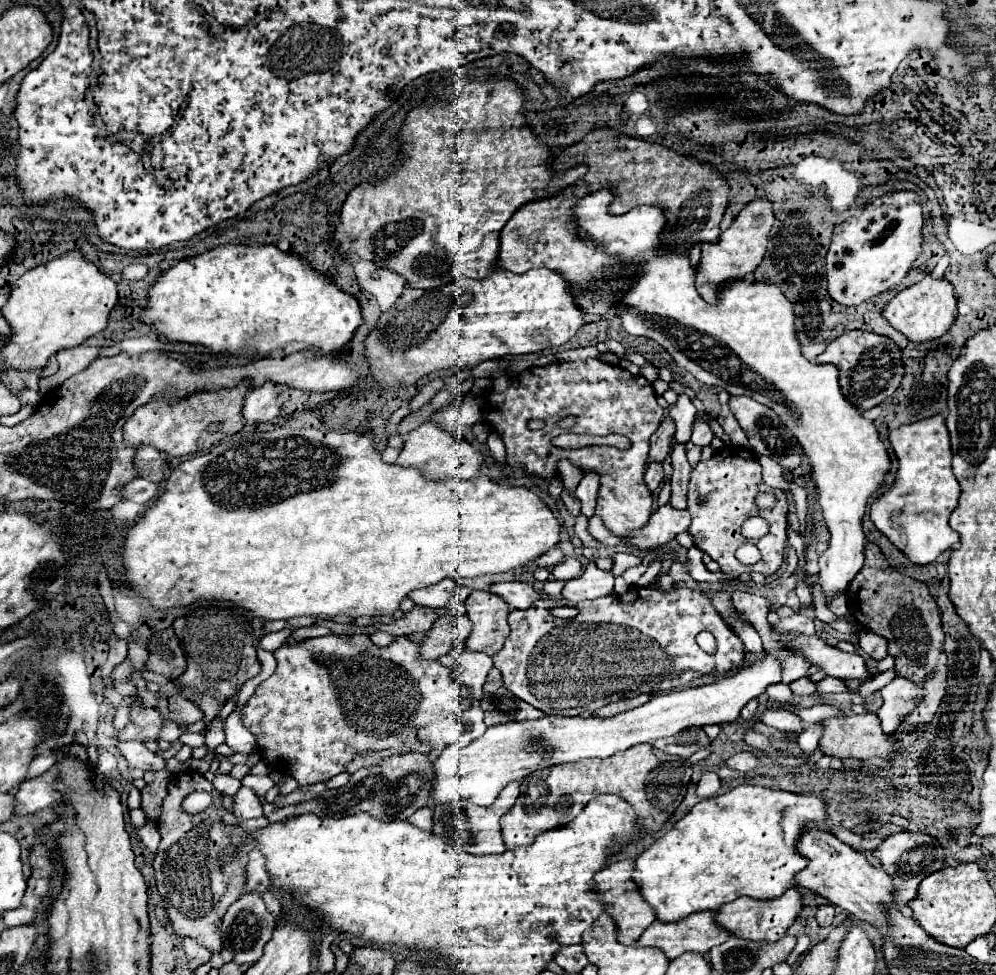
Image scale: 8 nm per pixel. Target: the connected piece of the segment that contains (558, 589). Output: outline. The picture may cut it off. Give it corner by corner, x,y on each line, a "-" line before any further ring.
549,581
546,582
544,587
543,587
543,591
544,593
551,598
554,599
561,599
562,598
562,589
564,587
564,582
562,581

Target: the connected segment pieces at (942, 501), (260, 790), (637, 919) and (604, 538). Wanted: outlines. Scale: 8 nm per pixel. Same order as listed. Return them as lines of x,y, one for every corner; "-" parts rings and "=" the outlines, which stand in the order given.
933,416
915,424
907,424
901,426
893,432
889,432
889,442
895,450
895,456
899,460
899,468
897,468
897,476
893,486
881,494
879,498
875,498
871,502
871,512
869,518
875,524
875,528
885,534
889,538
889,542
899,548
913,564
931,564
937,560
939,554
943,554
945,550
953,550
959,546
959,534
949,526
949,516
957,506
961,488
957,478
951,472
951,444
949,444
949,432
945,426
943,416
=
245,776
241,782
243,782
243,786
253,788
257,796
265,796
265,792
275,786
275,782
269,776
=
619,860
611,862
603,870
595,874
595,892
599,894
599,900
605,904
605,912
615,920
617,926
617,938
621,944
635,944
635,940
643,934
643,930
655,922
653,908
643,902
639,888
631,880
631,870
633,870
633,860
=
593,516
593,518
589,520
587,530
589,530
589,534
591,534
595,540
599,540
599,542
605,544
605,546
617,546
617,544
619,544
619,536
611,536
611,532
607,532
607,528
605,528
605,524
599,520
599,516

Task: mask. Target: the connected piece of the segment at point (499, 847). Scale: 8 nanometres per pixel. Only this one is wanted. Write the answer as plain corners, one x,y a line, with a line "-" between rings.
511,782
501,790
497,800
487,808
475,806
475,804
469,804
469,802
463,802
463,800
459,800
459,804
437,806
435,816
433,816
433,824
435,824
433,834
439,836
441,840
445,840
447,844
467,852
467,854
477,854
477,856
501,854
501,852
505,852
505,844
503,844
499,818
503,814
507,814
509,808
513,808
517,796
519,796
519,782

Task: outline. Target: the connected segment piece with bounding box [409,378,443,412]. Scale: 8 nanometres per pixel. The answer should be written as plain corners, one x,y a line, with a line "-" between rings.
435,378
435,380
431,380
429,384
425,384
425,386
421,388
421,392
409,402
411,412
413,412
413,410
419,410
423,404
427,404
441,388
443,388
443,380
441,380
441,378

